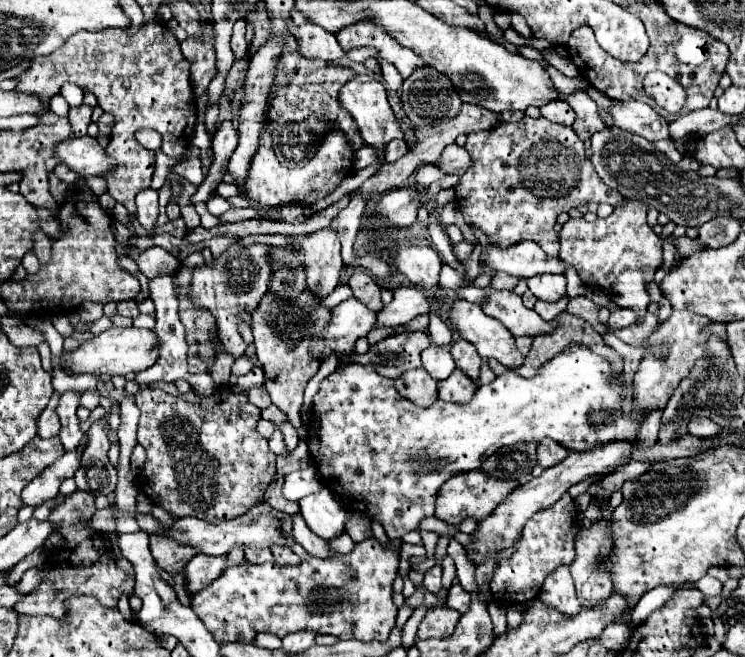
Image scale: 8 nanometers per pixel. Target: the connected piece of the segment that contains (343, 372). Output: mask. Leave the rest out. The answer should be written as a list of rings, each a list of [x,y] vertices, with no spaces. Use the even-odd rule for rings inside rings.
[[[688,307],[682,309],[682,311],[674,309],[672,315],[670,315],[666,321],[658,323],[656,329],[652,331],[652,335],[646,339],[646,345],[642,347],[642,349],[644,349],[644,359],[640,361],[638,371],[634,373],[632,383],[630,383],[630,387],[628,387],[630,393],[632,393],[632,409],[630,409],[630,413],[628,413],[626,419],[624,419],[624,413],[622,413],[622,405],[624,405],[622,393],[624,393],[624,385],[626,385],[626,383],[624,383],[624,373],[618,373],[618,375],[612,377],[612,365],[610,365],[602,355],[594,353],[594,351],[592,351],[588,345],[584,345],[584,343],[572,343],[572,345],[568,345],[568,347],[566,347],[564,351],[560,351],[554,359],[550,359],[548,363],[544,363],[532,379],[520,377],[520,375],[516,375],[514,371],[506,371],[504,375],[496,377],[492,383],[480,385],[480,387],[476,389],[476,395],[472,397],[470,403],[464,403],[464,405],[456,403],[456,405],[454,405],[454,403],[446,403],[446,401],[438,399],[438,401],[436,401],[434,405],[430,405],[428,409],[422,409],[422,407],[410,403],[408,399],[404,399],[402,395],[398,395],[398,391],[394,389],[392,379],[384,379],[384,377],[378,375],[378,373],[374,371],[374,367],[370,367],[370,365],[348,365],[348,367],[340,367],[340,369],[336,369],[332,375],[328,375],[328,377],[320,383],[320,391],[318,391],[316,397],[314,397],[314,405],[312,405],[314,419],[312,419],[312,423],[310,423],[308,449],[310,449],[310,453],[312,453],[312,459],[314,459],[316,467],[318,467],[320,479],[322,479],[322,483],[324,483],[326,487],[330,487],[332,491],[336,491],[336,493],[342,497],[344,503],[350,503],[352,509],[358,509],[358,511],[362,511],[364,515],[368,515],[370,519],[380,521],[380,523],[384,525],[384,529],[386,529],[388,539],[402,539],[402,535],[406,535],[408,531],[418,529],[418,525],[420,525],[420,521],[422,521],[424,517],[434,515],[434,499],[436,499],[440,487],[442,487],[450,477],[460,475],[460,473],[466,473],[466,471],[478,469],[480,463],[482,463],[488,455],[492,455],[492,451],[498,451],[498,449],[504,447],[504,445],[514,445],[514,443],[520,443],[520,441],[540,441],[540,439],[544,439],[544,437],[550,437],[550,439],[554,439],[558,445],[562,445],[566,451],[586,451],[586,449],[592,449],[594,445],[610,443],[610,441],[616,441],[616,439],[620,439],[620,441],[634,441],[634,437],[638,435],[640,425],[644,423],[644,419],[646,419],[650,413],[654,413],[654,411],[666,407],[666,403],[668,403],[668,399],[672,397],[674,389],[678,387],[678,383],[680,383],[682,379],[686,379],[686,377],[690,375],[690,371],[694,369],[696,361],[708,361],[708,363],[712,363],[712,361],[716,359],[716,357],[706,349],[706,341],[708,341],[710,335],[716,335],[718,339],[726,341],[726,323],[712,321],[712,319],[708,319],[706,315],[692,315],[692,311],[690,311]],[[664,347],[668,347],[668,353],[666,353],[666,355],[662,355],[662,349],[664,349]]]

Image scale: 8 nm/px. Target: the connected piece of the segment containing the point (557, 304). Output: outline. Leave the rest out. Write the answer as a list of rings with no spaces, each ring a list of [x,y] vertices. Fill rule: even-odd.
[[[562,297],[562,299],[554,301],[554,303],[538,299],[538,301],[536,301],[536,305],[534,305],[534,311],[536,311],[542,319],[552,321],[560,311],[564,311],[564,309],[566,309],[566,305],[568,305],[568,297]]]

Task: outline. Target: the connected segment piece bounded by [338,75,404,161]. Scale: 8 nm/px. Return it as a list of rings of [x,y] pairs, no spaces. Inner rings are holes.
[[[356,75],[354,79],[350,79],[346,85],[342,85],[340,95],[338,95],[338,103],[352,115],[354,123],[358,125],[362,139],[366,145],[372,145],[378,149],[378,159],[384,159],[384,147],[388,145],[388,141],[392,139],[400,139],[404,137],[400,131],[400,123],[396,121],[390,103],[386,99],[386,89],[384,83],[380,79],[376,79],[374,75]]]

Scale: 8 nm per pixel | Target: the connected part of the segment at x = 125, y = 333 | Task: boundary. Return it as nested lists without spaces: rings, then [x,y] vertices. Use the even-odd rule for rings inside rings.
[[[110,327],[100,335],[82,341],[74,351],[62,351],[60,369],[70,375],[126,375],[140,373],[156,363],[156,333],[152,329],[136,329],[136,327]]]

